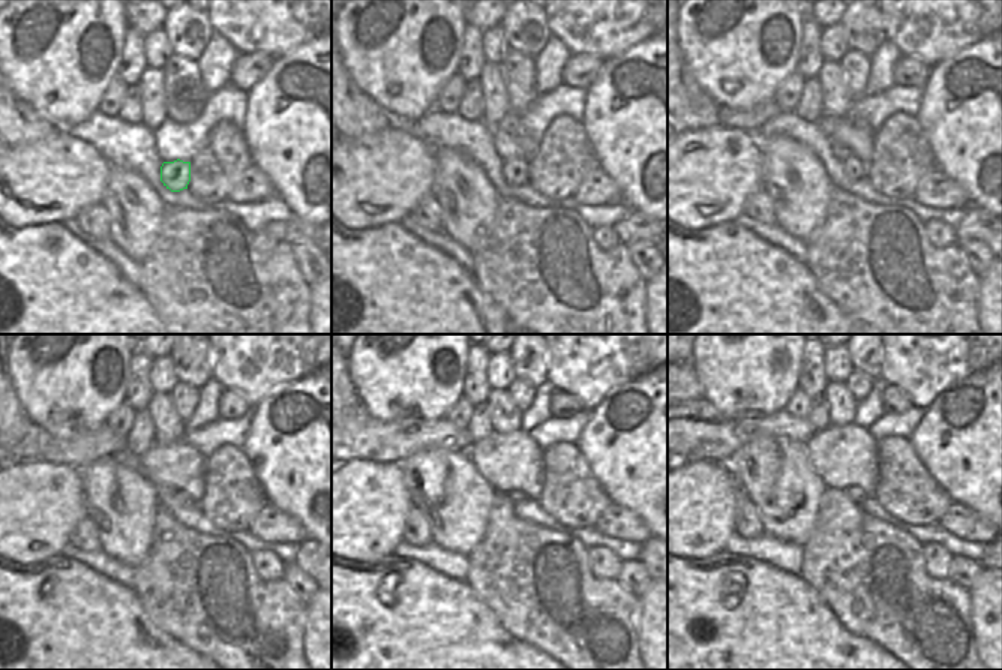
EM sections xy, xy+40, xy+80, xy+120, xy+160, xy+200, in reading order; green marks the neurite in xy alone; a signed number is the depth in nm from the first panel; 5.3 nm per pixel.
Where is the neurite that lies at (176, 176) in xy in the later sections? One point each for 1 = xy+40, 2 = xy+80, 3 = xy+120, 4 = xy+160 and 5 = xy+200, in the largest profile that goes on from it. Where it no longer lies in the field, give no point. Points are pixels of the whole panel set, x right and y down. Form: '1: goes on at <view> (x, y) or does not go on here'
1: goes on at xy+40 (516, 171)
2: goes on at xy+80 (852, 168)
3: goes on at xy+120 (182, 498)
4: goes on at xy+160 (515, 496)
5: goes on at xy+200 (855, 493)

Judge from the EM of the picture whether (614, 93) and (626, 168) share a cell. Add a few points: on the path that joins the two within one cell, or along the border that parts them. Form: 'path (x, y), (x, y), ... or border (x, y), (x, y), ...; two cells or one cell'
path (623, 111), (626, 114), (626, 150); one cell

